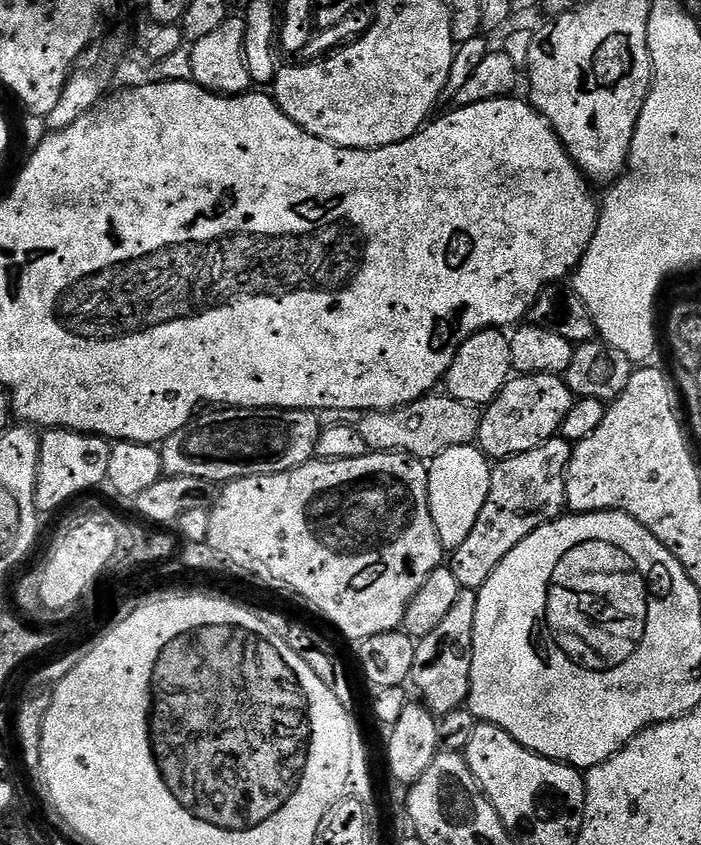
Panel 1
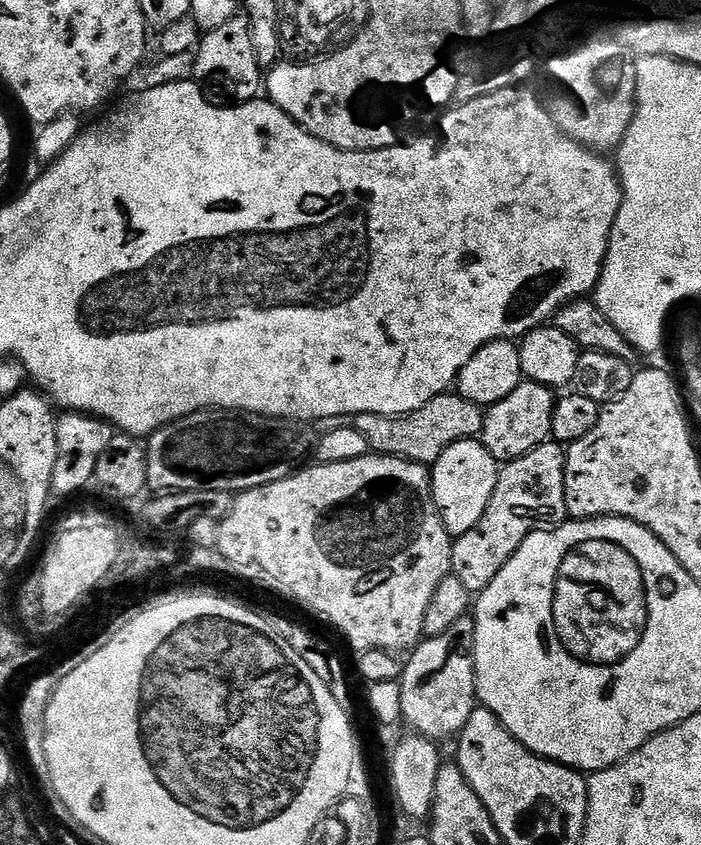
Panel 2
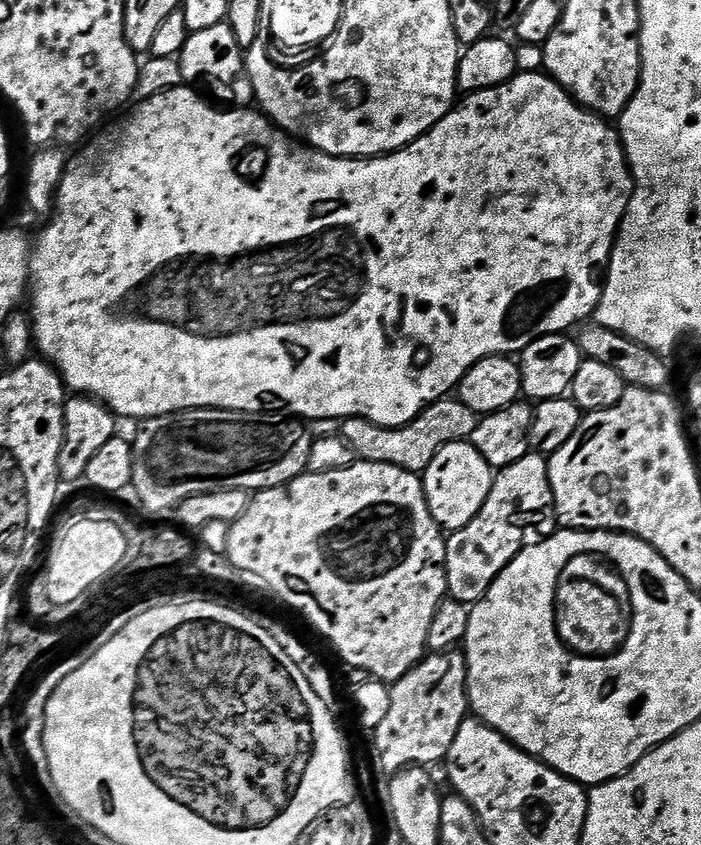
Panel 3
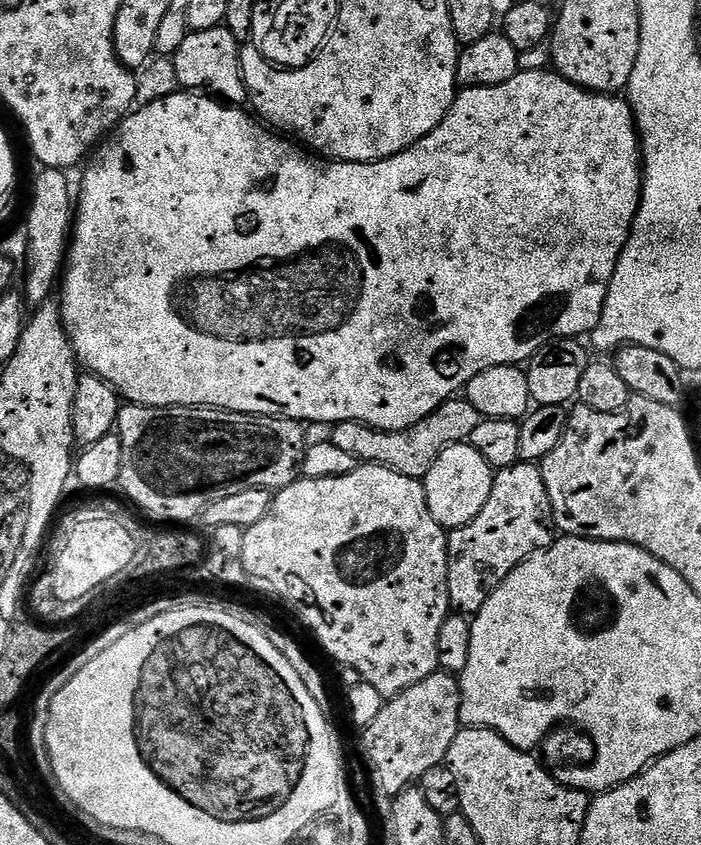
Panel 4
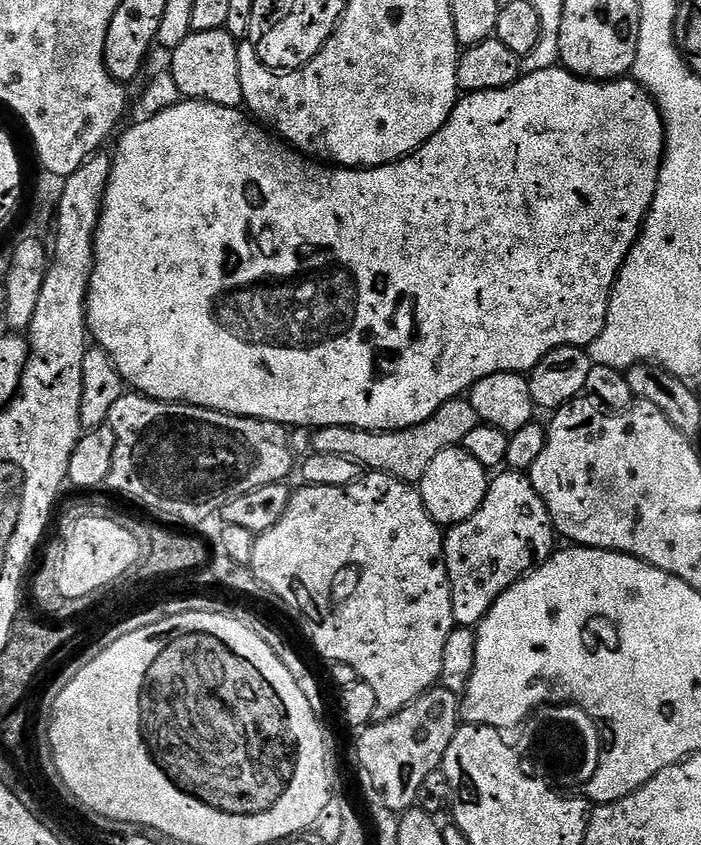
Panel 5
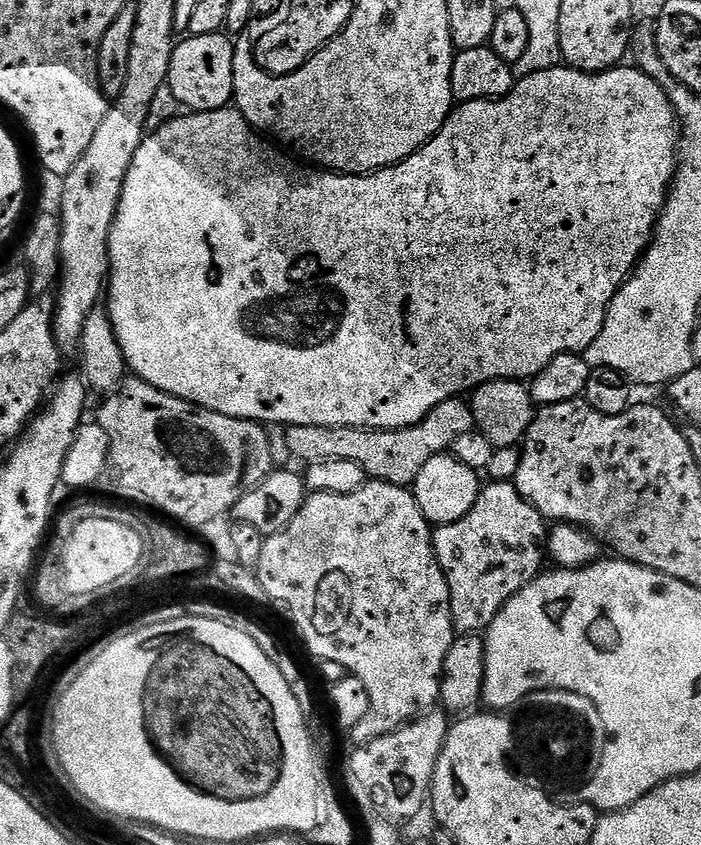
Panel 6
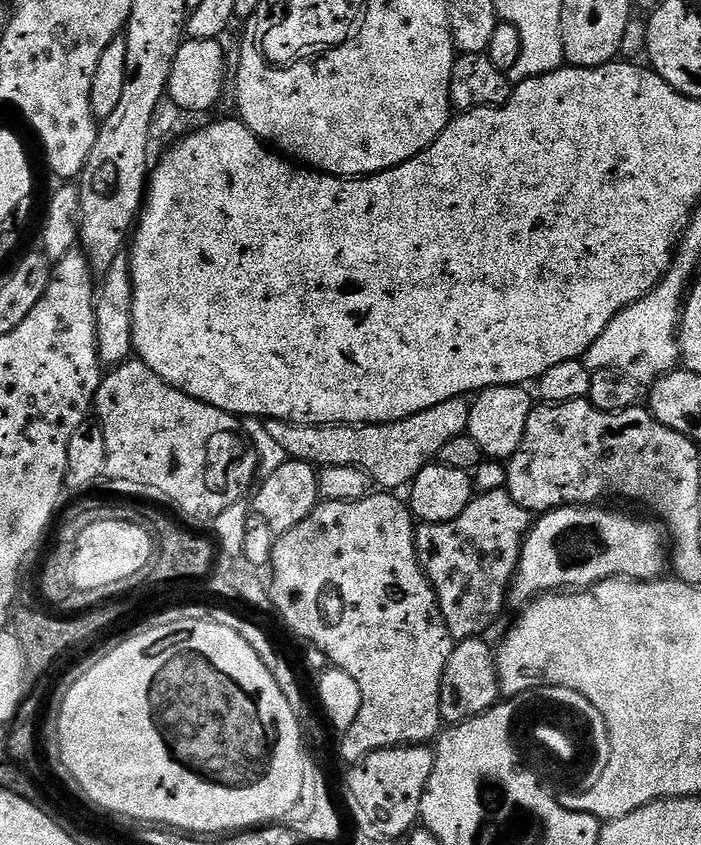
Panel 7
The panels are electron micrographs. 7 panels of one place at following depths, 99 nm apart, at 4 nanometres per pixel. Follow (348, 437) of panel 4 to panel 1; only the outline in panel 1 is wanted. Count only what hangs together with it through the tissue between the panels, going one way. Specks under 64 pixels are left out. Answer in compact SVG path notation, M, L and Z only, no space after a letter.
M429 394L386 412L363 413L358 427L368 449L373 452L407 452L409 456L428 462L454 446L472 444L480 435L481 413L477 405L456 400L447 394L436 395Z

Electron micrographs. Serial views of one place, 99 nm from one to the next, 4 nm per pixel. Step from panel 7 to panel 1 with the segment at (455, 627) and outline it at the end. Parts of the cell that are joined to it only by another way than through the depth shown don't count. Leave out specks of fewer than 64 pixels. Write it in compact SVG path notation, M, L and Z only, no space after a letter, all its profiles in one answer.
M553 438L534 450L508 456L493 467L490 494L486 494L486 506L482 506L474 530L470 530L462 546L450 552L450 567L461 588L479 590L522 538L551 520L560 519L568 502L566 470L572 450L573 445L568 440Z

